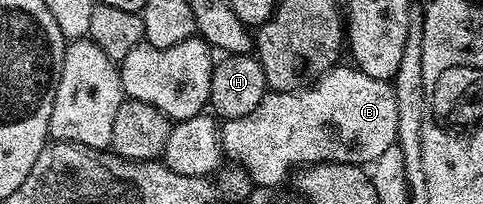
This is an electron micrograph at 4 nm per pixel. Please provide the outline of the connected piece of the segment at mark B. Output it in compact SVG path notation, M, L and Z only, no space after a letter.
M336 66L330 68L318 80L308 84L306 88L300 88L297 92L268 91L267 95L261 98L261 102L257 102L257 107L254 110L249 110L249 114L245 114L241 118L223 120L219 129L219 141L223 143L224 157L228 161L243 165L243 169L247 171L251 181L260 188L274 188L282 185L281 182L286 178L287 171L289 171L289 176L292 170L302 170L312 164L357 164L360 166L374 164L377 158L381 158L381 154L385 154L385 150L389 150L389 146L397 143L397 102L395 101L395 90L388 81L369 78L369 74L365 74L360 68L354 66L346 67Z

